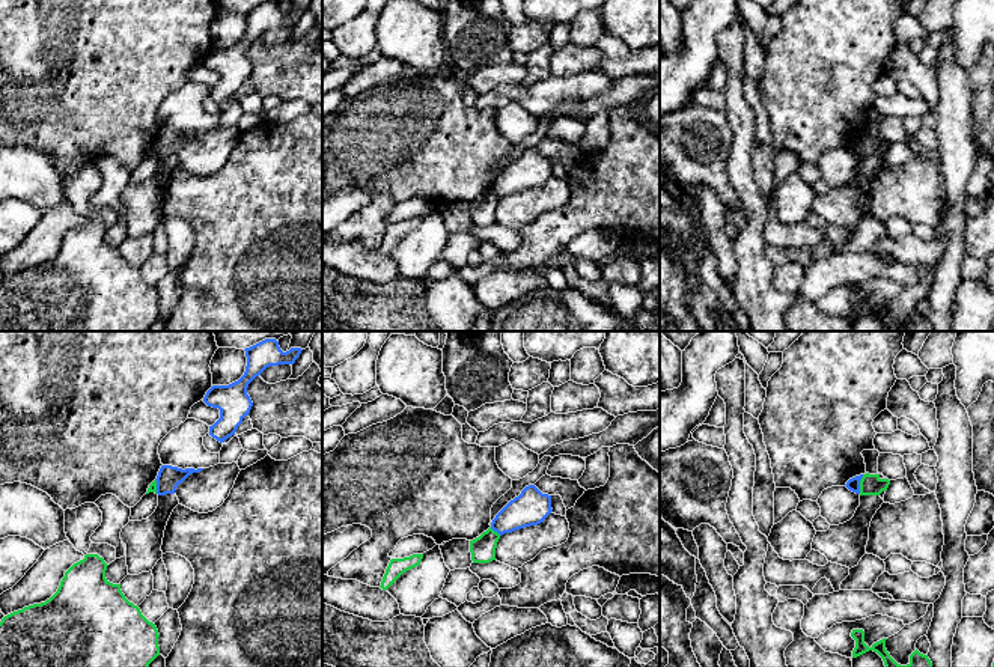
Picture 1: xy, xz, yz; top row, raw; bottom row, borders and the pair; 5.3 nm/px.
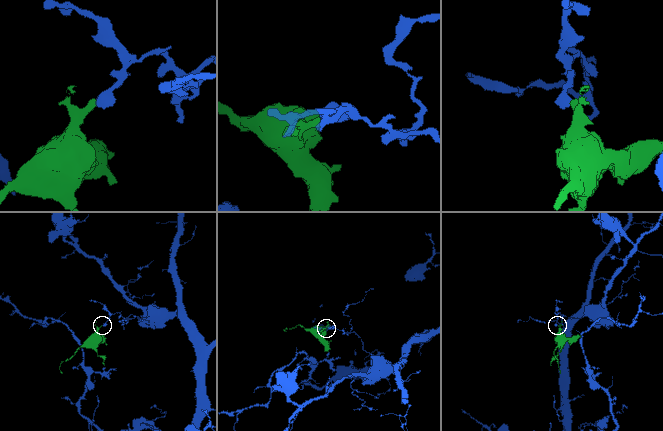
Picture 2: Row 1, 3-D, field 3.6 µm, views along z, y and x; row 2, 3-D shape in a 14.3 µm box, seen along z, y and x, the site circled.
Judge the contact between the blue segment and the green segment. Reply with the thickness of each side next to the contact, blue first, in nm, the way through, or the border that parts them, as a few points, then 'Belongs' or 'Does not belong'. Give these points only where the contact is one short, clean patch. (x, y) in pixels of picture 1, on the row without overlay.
Thickness 70 nm (blue) against 110 nm. Boundary: yz (863, 137), (859, 155). Does not belong

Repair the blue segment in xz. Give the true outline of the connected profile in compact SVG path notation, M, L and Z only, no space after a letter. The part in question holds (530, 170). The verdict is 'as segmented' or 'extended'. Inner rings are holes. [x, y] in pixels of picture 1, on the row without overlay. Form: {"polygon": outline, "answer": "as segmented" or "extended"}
{"polygon": "M529 148L495 178L491 191L502 199L538 188L551 175L551 158L542 157L535 148Z", "answer": "as segmented"}

